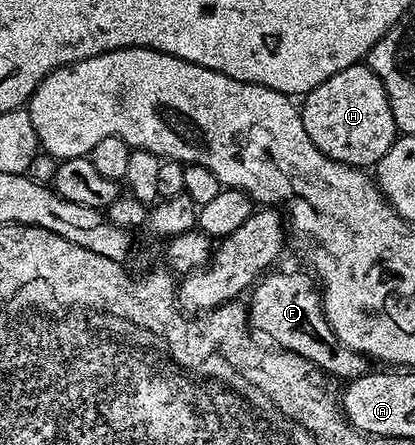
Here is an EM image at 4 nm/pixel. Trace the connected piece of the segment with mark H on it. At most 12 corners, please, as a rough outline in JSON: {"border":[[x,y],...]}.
{"border":[[367,63],[299,105],[310,142],[368,170],[398,139]]}

